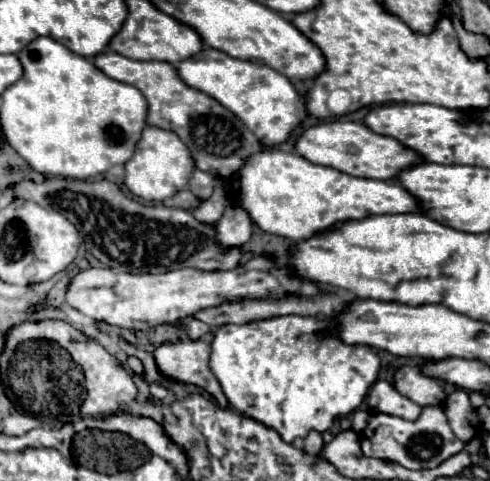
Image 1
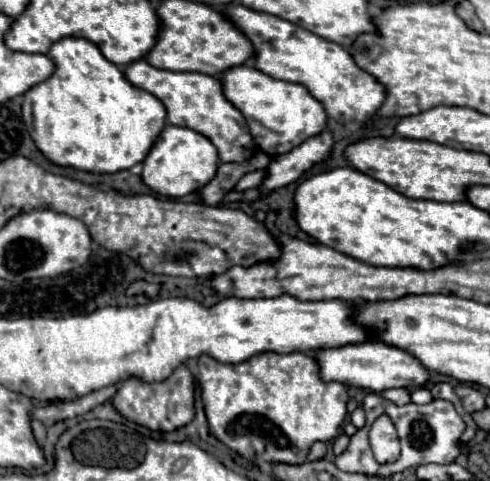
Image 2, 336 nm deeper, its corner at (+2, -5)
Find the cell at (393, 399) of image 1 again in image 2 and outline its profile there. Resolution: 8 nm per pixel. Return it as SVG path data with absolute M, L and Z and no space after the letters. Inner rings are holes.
M387 389L381 393L385 399L389 399L391 403L397 403L397 405L405 405L411 401L409 397L409 389Z

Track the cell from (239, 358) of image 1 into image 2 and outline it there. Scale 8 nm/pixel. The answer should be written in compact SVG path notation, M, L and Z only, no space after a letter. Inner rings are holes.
M261 353L245 363L225 365L209 355L199 357L197 383L209 423L209 433L225 443L241 457L253 455L253 441L261 441L265 451L261 459L269 463L305 463L305 457L315 441L331 441L337 437L339 427L347 415L347 387L343 383L325 383L319 379L319 367L309 355L277 355Z

